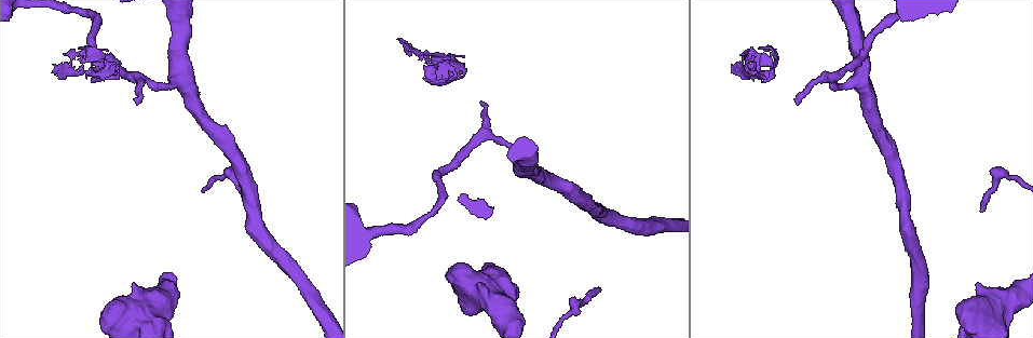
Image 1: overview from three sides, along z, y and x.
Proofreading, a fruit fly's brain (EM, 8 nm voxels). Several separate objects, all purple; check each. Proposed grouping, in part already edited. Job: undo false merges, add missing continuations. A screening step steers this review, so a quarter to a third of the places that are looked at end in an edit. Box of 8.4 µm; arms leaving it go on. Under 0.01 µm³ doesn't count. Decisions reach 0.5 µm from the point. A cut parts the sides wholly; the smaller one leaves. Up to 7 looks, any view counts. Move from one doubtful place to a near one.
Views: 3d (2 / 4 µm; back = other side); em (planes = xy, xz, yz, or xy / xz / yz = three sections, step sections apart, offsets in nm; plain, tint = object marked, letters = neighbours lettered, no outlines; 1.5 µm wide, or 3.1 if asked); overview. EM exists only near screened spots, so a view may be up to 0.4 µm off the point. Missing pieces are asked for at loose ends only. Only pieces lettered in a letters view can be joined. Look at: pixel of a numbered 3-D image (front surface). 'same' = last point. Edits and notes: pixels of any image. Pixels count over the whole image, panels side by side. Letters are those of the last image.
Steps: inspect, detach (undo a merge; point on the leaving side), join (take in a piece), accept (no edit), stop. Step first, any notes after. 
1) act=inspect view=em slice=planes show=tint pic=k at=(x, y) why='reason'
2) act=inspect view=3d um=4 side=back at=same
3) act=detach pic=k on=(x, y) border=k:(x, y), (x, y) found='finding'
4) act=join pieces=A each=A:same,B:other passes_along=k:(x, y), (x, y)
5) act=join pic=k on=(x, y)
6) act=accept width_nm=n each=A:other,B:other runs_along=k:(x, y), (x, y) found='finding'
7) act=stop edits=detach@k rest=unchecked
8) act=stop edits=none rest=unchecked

act=inspect view=3d um=2 pic=1 at=(979, 211) why='thin end'

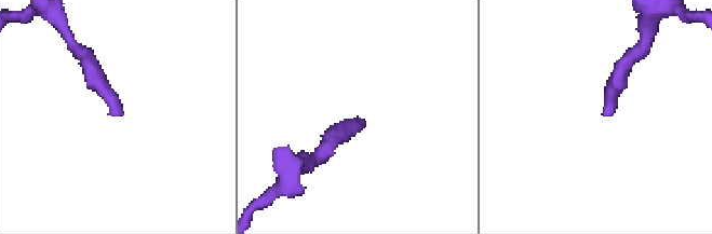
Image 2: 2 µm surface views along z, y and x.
act=inspect view=em slice=planes show=letters pic=2 at=(358, 119) why='shape alone is not enough'

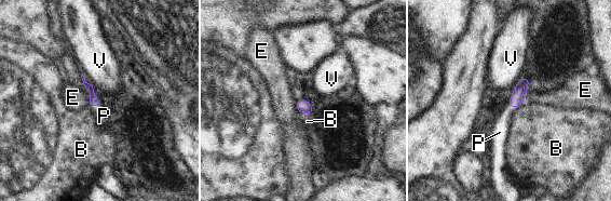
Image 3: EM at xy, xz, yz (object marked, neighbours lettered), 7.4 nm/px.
act=join pieces=P width_nm=80 each=B:other,E:other,P:same,V:other passes_along=3:(93, 102), (95, 107), (104, 116) found='the neuron continues'

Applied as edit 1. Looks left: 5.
act=inspect view=3d um=2 pic=1 at=(137, 105) why='an open end'

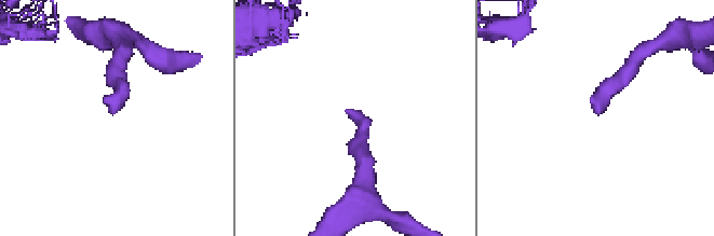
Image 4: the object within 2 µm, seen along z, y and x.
act=inspect view=em slice=xy step=4 show=letters pic=4 at=(116, 112)

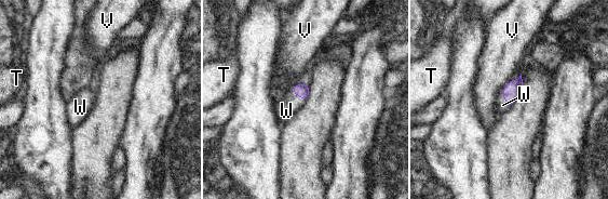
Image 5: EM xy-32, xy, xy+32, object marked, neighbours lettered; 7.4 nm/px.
act=join pieces=W width_nm=100 each=T:other,V:other,W:same passes_along=5:(302, 91), (297, 94), (286, 110) found='the neuron continues'

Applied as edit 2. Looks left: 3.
act=inspect view=overview why='see it whole again'

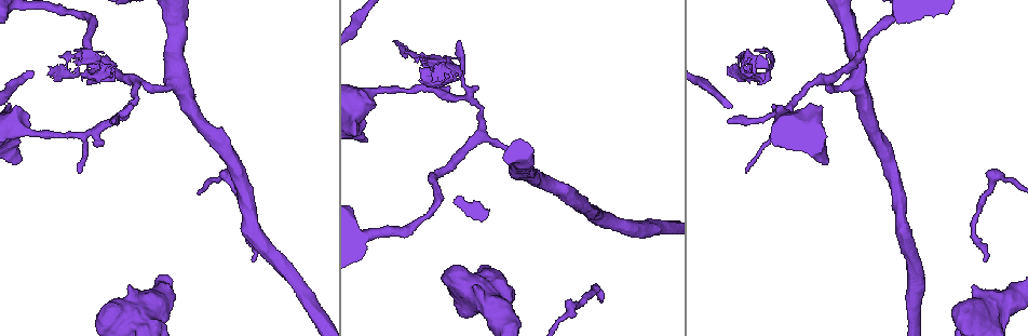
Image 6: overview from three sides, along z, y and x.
act=inspect view=em slice=planes show=letters pic=6 at=(113, 123) why='thin end'

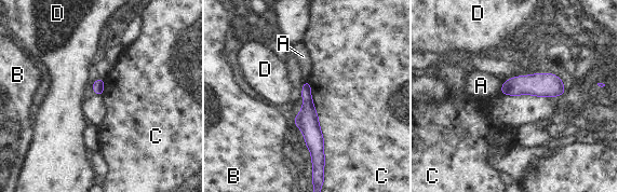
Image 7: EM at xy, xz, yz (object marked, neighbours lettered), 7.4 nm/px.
act=accept each=A:other,B:other,C:other,D:other runs_along=7:(306, 83), (308, 124), (319, 160) found='no lettered piece goes on from it'

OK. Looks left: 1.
act=stop edits=join@3,join@5 rest=unchecked

